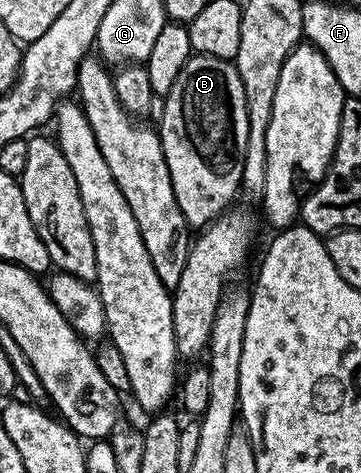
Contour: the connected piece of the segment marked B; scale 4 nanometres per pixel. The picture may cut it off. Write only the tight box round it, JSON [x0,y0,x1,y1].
[158,54,250,230]

